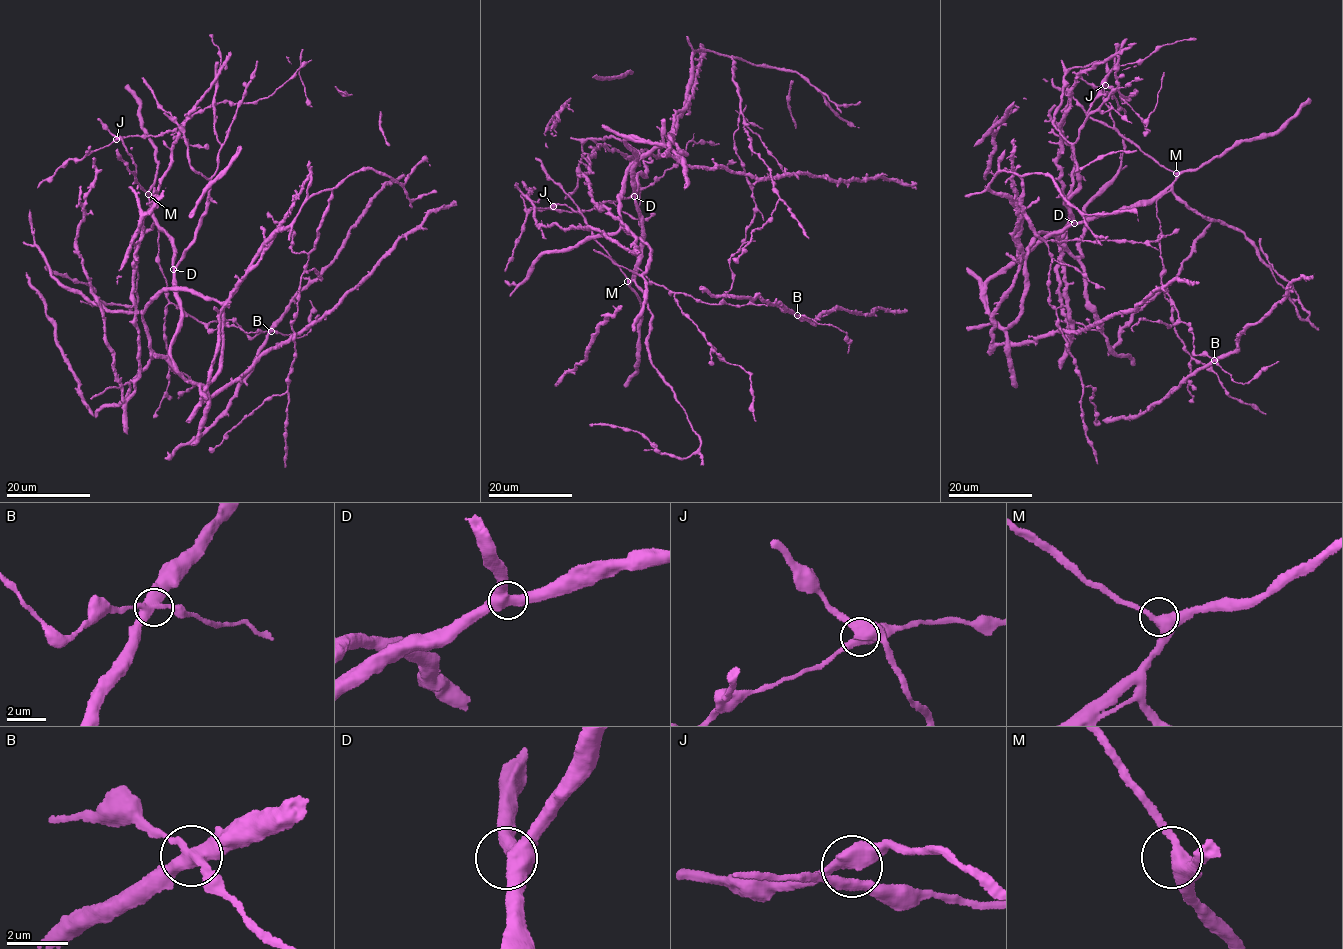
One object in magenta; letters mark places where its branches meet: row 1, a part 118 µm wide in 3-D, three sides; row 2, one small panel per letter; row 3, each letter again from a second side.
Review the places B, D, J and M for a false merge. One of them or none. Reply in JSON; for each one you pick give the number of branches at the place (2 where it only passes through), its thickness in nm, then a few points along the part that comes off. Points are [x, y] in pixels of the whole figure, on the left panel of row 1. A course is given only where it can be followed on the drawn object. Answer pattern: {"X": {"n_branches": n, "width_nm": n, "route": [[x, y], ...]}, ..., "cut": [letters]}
{"cut": []}

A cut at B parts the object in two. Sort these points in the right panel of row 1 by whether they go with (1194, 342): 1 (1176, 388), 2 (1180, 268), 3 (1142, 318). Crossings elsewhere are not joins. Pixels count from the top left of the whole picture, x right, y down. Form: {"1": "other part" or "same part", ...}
{"1": "other part", "2": "other part", "3": "same part"}

